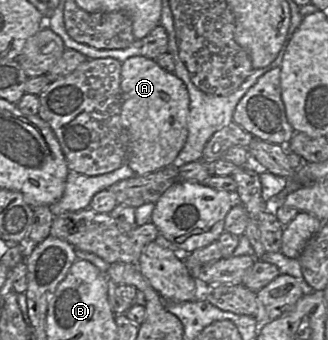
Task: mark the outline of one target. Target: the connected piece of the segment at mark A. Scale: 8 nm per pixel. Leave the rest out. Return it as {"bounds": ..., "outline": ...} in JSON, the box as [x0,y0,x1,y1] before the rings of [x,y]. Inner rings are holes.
{"bounds":[120,56,189,176],"outline":[[[132,56],[121,63],[120,120],[127,137],[126,164],[136,176],[173,163],[188,136],[189,94],[183,81],[162,69],[155,60]]]}

